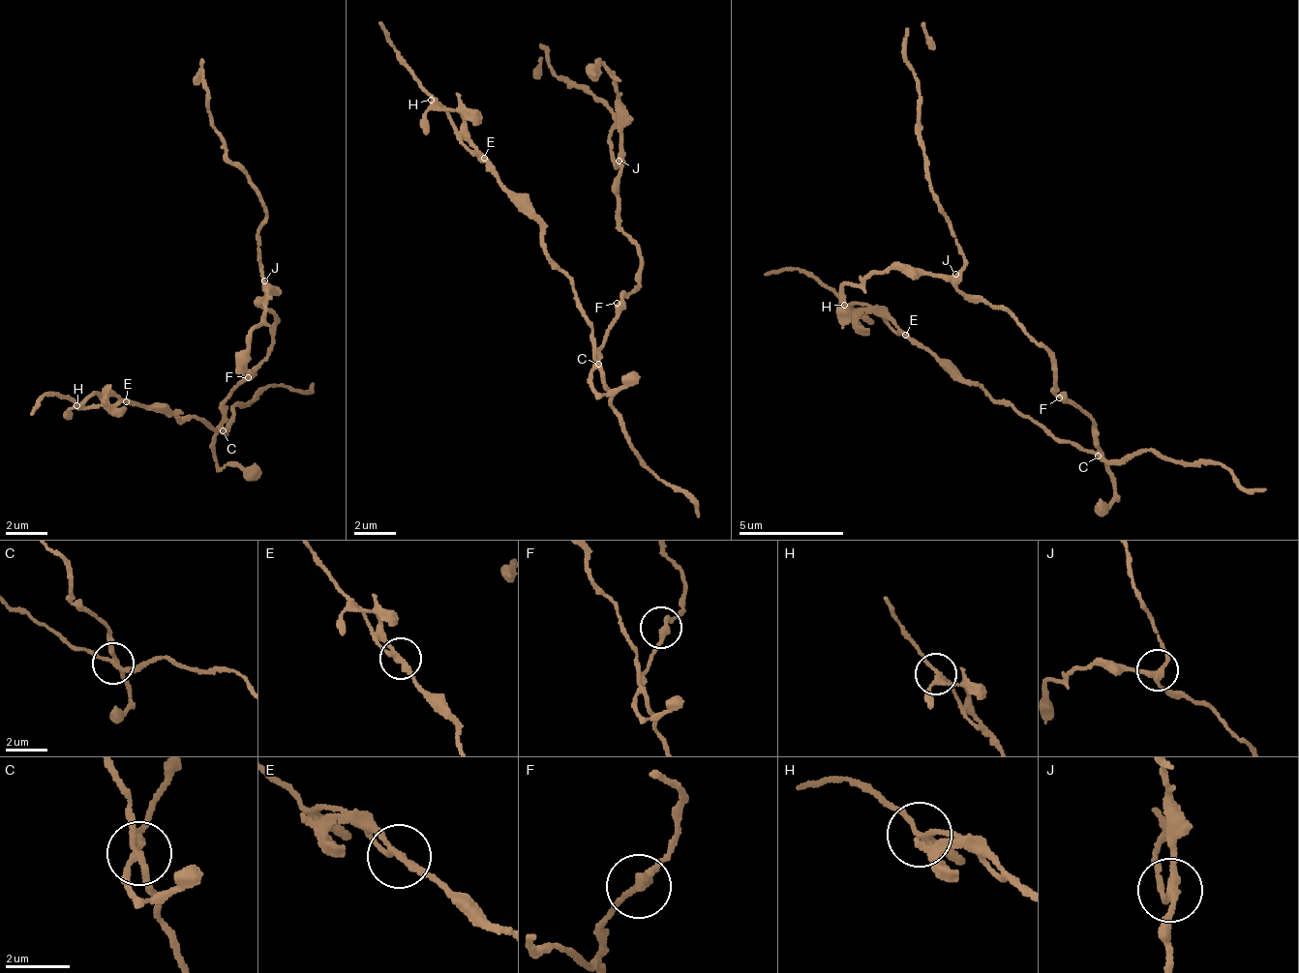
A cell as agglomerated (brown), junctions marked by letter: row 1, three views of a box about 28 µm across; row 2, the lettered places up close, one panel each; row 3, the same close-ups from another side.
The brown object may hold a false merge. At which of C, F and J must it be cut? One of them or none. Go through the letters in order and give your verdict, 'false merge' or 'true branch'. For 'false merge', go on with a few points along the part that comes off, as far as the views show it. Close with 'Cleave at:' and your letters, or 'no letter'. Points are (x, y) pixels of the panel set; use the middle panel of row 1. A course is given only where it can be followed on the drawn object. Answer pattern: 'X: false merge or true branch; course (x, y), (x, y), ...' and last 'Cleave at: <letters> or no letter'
C: false merge; course (599, 364), (593, 321), (550, 257), (544, 228), (452, 122), (377, 21)
F: true branch
J: true branch
Cleave at: C

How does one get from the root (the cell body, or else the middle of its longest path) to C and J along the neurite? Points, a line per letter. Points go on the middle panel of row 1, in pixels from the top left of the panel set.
C: (621, 306), (622, 314), (597, 347), (599, 364)
J: (621, 306), (640, 280), (638, 250), (621, 230), (619, 161)

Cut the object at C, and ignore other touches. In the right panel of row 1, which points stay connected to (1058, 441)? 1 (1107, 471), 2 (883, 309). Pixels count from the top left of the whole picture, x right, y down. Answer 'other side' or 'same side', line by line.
1: other side
2: same side

